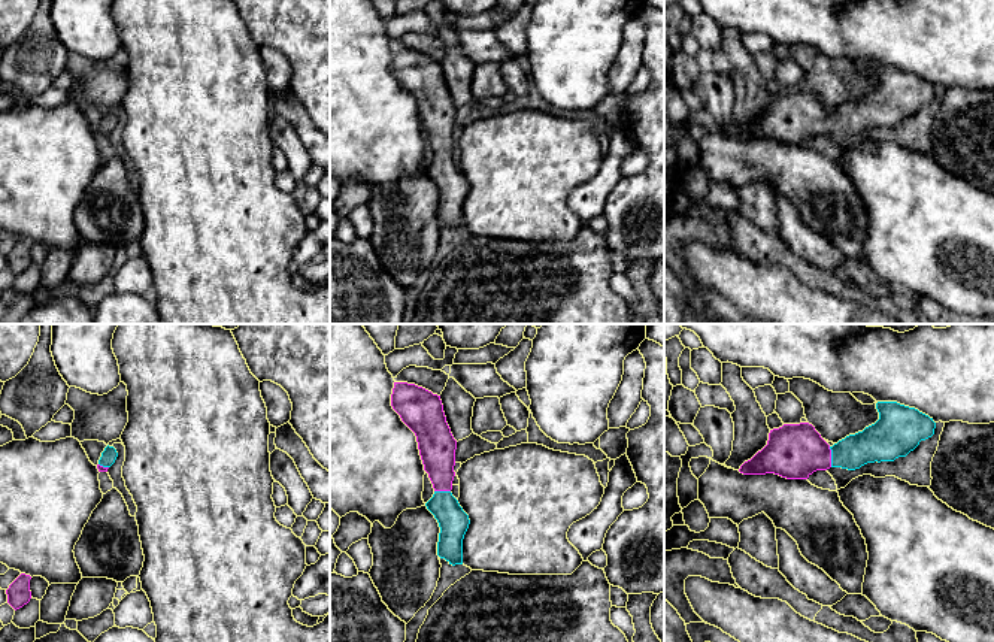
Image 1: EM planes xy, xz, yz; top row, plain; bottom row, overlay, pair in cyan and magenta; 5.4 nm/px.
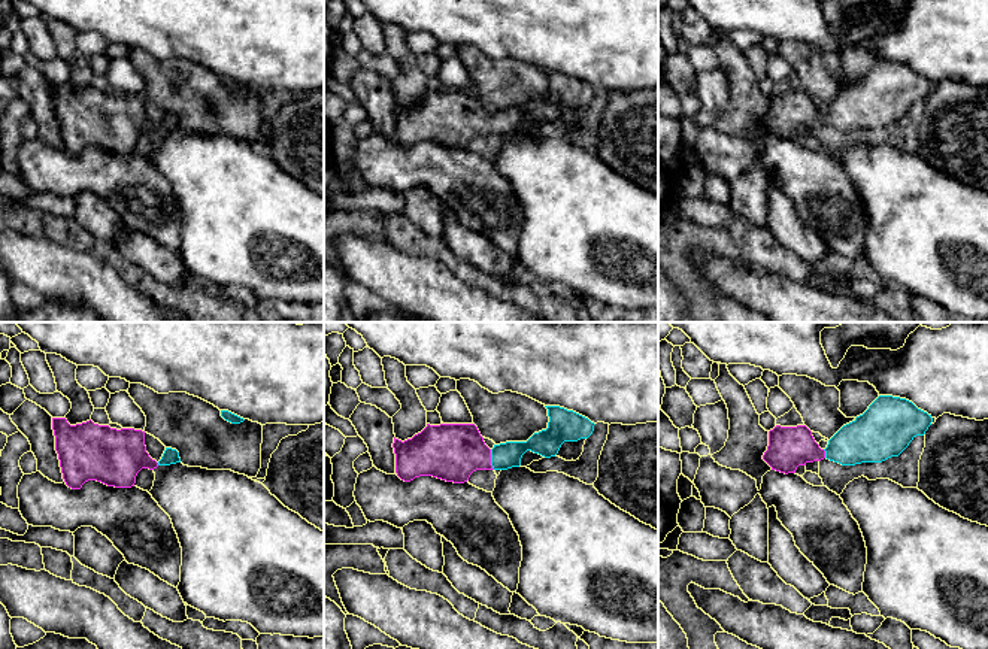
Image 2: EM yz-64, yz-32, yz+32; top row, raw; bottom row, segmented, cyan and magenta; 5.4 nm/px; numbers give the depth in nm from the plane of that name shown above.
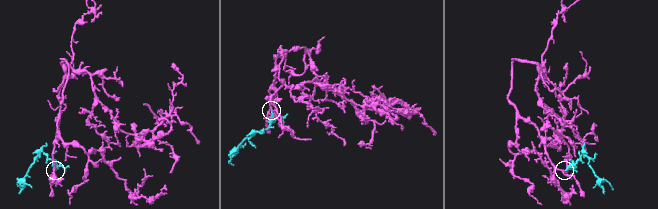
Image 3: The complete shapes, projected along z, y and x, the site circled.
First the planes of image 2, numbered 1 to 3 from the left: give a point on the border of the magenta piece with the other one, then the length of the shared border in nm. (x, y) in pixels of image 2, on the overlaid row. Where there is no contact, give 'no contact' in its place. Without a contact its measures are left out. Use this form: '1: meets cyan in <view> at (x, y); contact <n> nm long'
1: no contact
2: meets cyan in yz-32 at (491, 460); contact 110 nm long
3: meets cyan in yz+32 at (826, 454); contact 50 nm long

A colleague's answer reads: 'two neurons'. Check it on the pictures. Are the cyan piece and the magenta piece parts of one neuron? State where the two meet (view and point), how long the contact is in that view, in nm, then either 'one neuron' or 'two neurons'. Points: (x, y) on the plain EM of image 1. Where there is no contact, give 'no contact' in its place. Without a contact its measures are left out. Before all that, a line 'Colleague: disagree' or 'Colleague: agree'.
Colleague: disagree
meets cyan in yz at (832, 123); contact 110 nm long; one neuron

